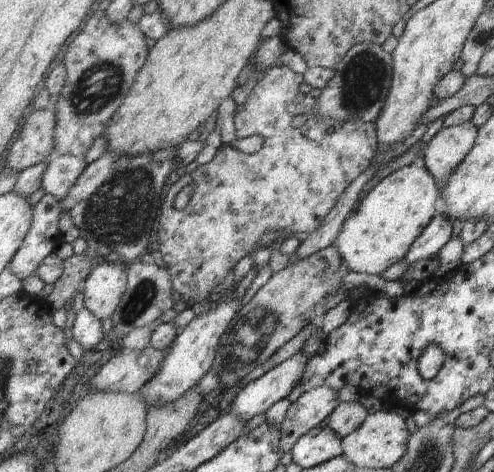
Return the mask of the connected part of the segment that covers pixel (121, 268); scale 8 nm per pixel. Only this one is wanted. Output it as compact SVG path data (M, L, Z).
M118 260L93 269L83 286L83 306L99 320L111 319L127 291L128 265Z

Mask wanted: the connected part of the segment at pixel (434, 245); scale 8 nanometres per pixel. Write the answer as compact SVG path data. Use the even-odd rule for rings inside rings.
M437 213L413 240L402 262L407 267L411 267L414 263L426 260L428 257L440 255L443 245L452 238L451 230L450 222L442 214Z

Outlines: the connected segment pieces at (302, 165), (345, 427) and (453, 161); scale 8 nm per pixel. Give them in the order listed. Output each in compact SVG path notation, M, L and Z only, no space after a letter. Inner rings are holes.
M277 64L265 70L265 74L263 74L263 76L255 82L255 86L249 90L245 102L235 109L232 118L234 138L243 139L253 135L260 136L263 138L261 148L259 148L259 150L254 154L243 154L243 152L239 152L239 150L231 146L223 147L217 150L211 162L202 166L198 165L192 173L184 175L169 188L164 200L160 219L157 223L158 243L156 247L158 247L161 252L160 255L167 265L166 268L170 270L174 282L174 290L180 294L183 300L198 303L205 299L211 292L212 288L221 282L229 270L233 269L235 262L237 262L239 258L247 256L247 254L253 250L255 240L259 240L259 237L264 232L272 230L277 230L277 234L279 232L279 235L275 238L275 242L271 246L277 246L282 239L289 236L297 235L304 237L309 235L314 229L317 229L321 225L323 218L335 205L335 202L339 199L343 190L345 190L345 188L351 184L351 182L355 180L361 172L364 172L372 164L374 155L376 154L376 137L374 134L373 124L365 123L361 120L357 120L356 122L334 122L330 119L319 117L314 112L314 99L309 95L302 95L298 92L298 86L301 83L302 74L293 73L293 70L289 70L287 66ZM188 184L194 185L190 202L183 210L177 210L177 208L173 206L173 202L175 202L177 194L179 194L179 192L181 192L181 190L183 190L183 188Z
M342 397L327 418L327 427L341 440L363 423L367 412L354 397Z
M469 120L453 127L441 128L425 146L423 167L439 186L439 190L473 147L476 133L477 127Z

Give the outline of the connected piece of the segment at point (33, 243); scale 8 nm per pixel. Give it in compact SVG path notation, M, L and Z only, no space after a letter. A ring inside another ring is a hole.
M45 194L35 205L33 222L24 245L8 266L19 280L36 274L43 260L63 244L65 234L59 230L61 214L60 200L52 194Z

